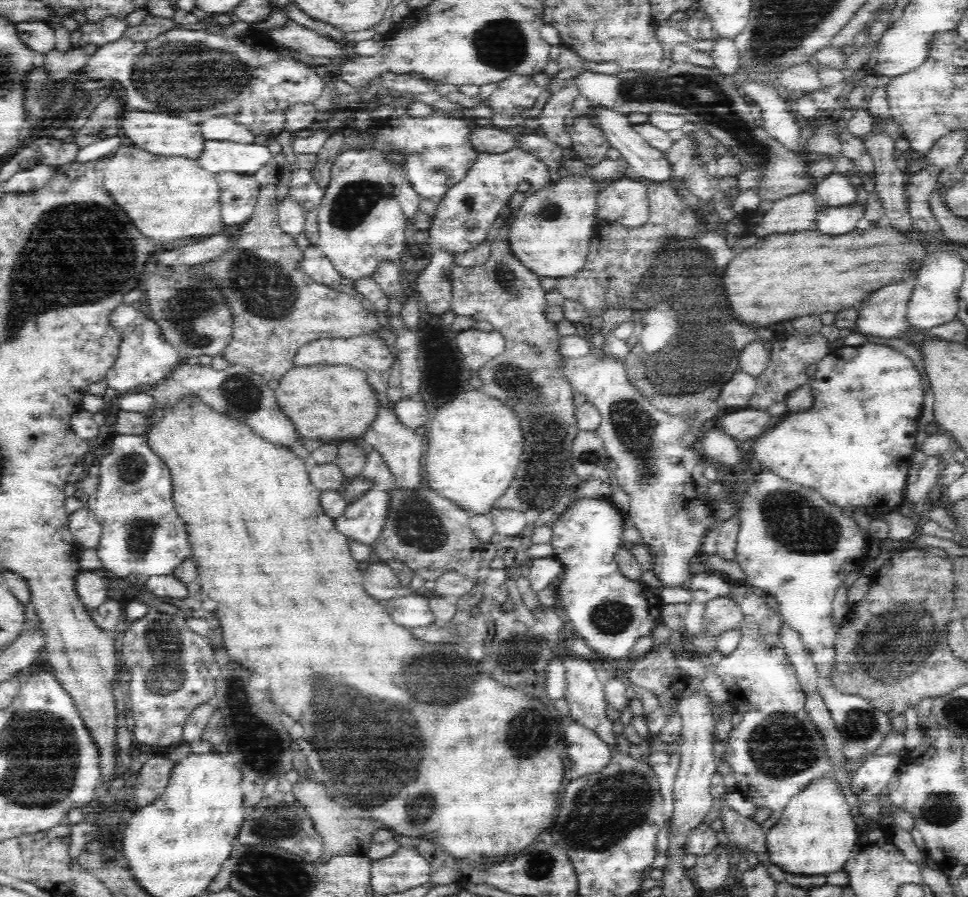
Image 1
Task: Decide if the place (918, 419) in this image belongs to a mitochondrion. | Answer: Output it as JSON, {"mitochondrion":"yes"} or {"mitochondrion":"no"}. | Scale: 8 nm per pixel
{"mitochondrion":"no"}

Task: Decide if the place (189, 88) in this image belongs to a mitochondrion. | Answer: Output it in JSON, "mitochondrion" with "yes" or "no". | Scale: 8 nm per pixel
{"mitochondrion":"yes"}

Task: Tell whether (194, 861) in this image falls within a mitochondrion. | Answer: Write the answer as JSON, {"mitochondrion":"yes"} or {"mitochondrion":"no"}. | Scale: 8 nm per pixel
{"mitochondrion":"no"}

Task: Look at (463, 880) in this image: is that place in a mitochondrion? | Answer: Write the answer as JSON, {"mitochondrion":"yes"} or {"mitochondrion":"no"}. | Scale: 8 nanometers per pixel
{"mitochondrion":"no"}

